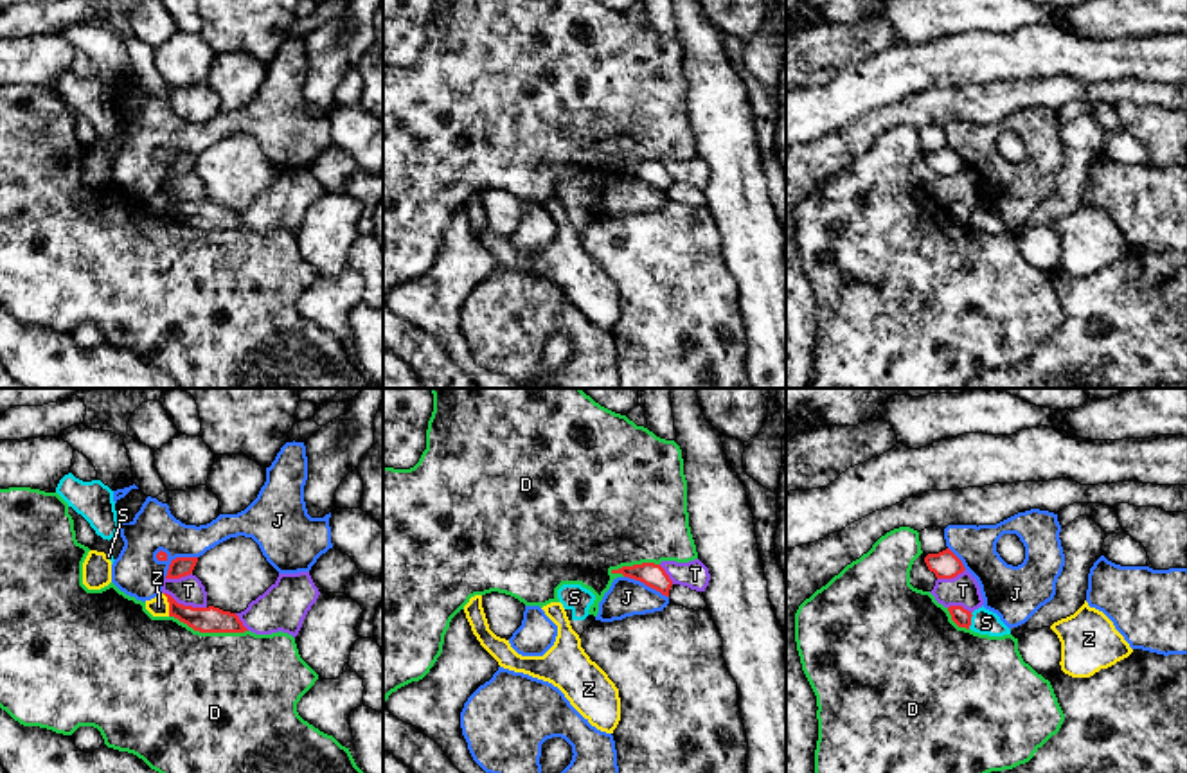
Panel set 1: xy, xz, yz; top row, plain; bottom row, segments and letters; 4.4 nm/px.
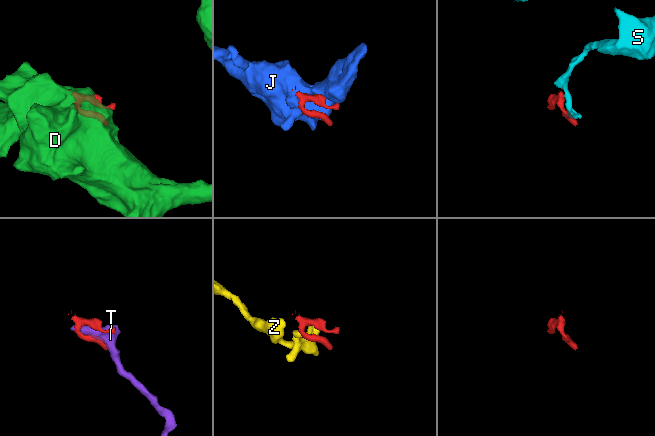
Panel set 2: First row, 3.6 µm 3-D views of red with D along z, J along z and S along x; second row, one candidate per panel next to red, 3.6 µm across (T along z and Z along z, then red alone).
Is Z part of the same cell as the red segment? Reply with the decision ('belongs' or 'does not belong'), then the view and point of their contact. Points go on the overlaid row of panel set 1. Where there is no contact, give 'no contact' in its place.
does not belong | xy (169, 604)

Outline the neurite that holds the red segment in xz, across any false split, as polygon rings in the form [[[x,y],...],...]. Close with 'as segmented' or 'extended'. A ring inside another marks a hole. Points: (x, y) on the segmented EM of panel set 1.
[[[655,563],[622,566],[619,570],[611,570],[611,573],[622,573],[624,577],[640,581],[646,586],[660,591],[665,597],[669,597],[669,590],[673,586],[673,581],[665,573],[665,570],[660,564],[655,564]]]; as segmented

